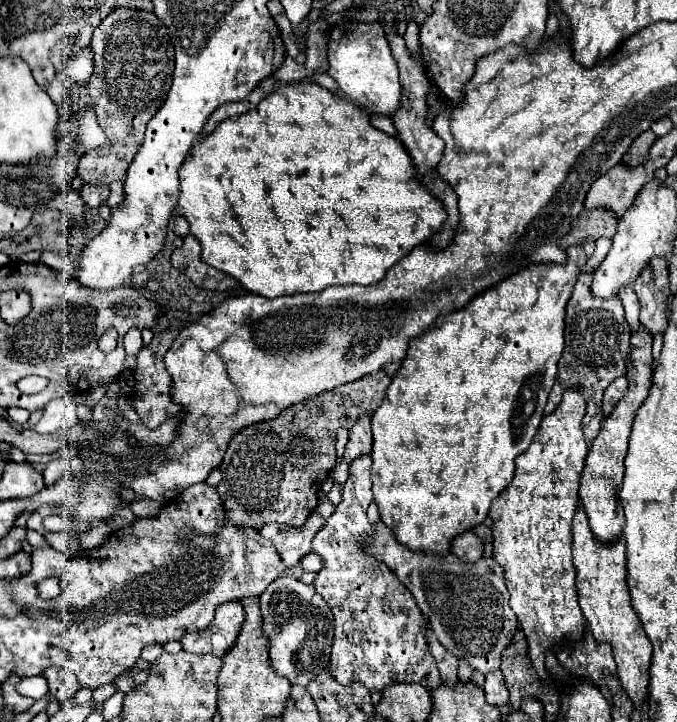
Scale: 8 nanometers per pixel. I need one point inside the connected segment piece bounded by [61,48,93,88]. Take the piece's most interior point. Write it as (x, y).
(80, 67)

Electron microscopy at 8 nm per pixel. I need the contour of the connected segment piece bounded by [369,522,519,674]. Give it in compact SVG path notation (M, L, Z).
M383 522L373 524L373 528L375 532L369 538L369 554L391 566L407 590L411 590L437 640L457 660L469 662L469 666L481 674L499 670L501 656L519 626L519 620L509 606L503 568L493 558L481 558L479 562L469 564L455 554L441 562L437 556L431 558L401 546Z

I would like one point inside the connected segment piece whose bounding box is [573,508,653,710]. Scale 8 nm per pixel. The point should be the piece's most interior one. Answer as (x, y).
(602, 586)

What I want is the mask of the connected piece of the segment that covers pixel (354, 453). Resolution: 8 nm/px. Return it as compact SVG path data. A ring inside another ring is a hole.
M363 416L349 430L349 442L345 446L345 462L351 464L355 458L371 452L371 416Z

